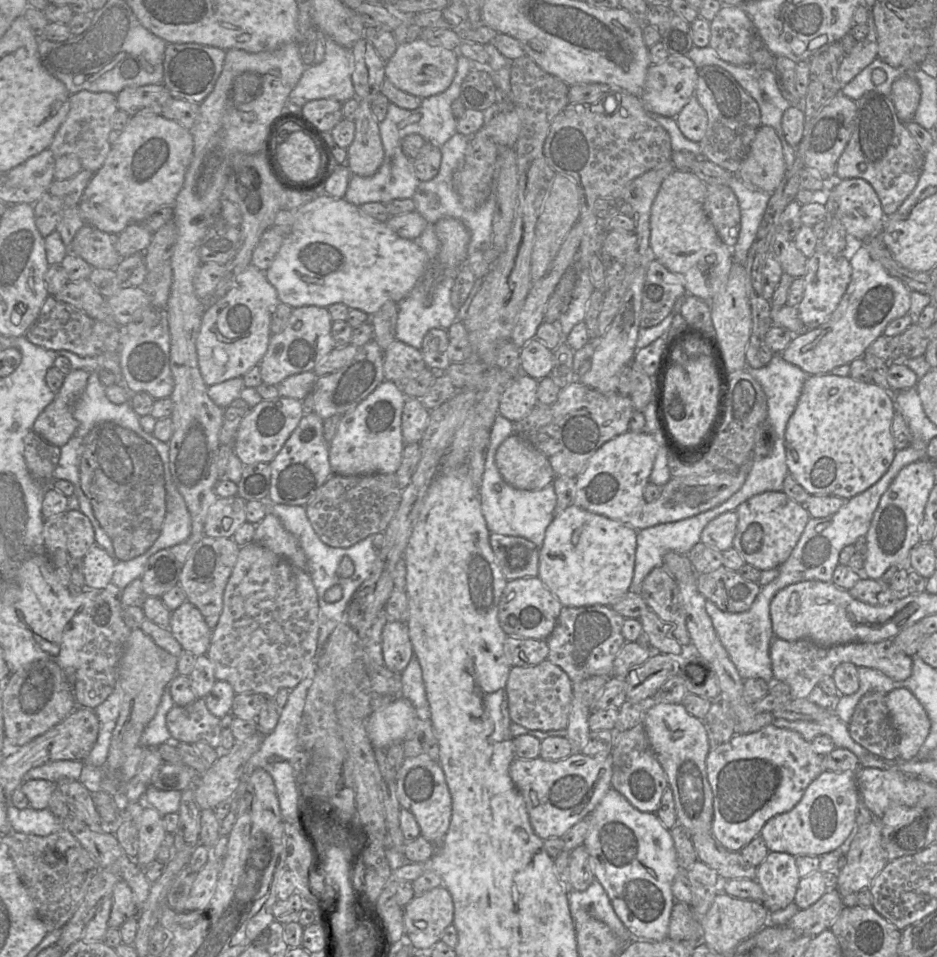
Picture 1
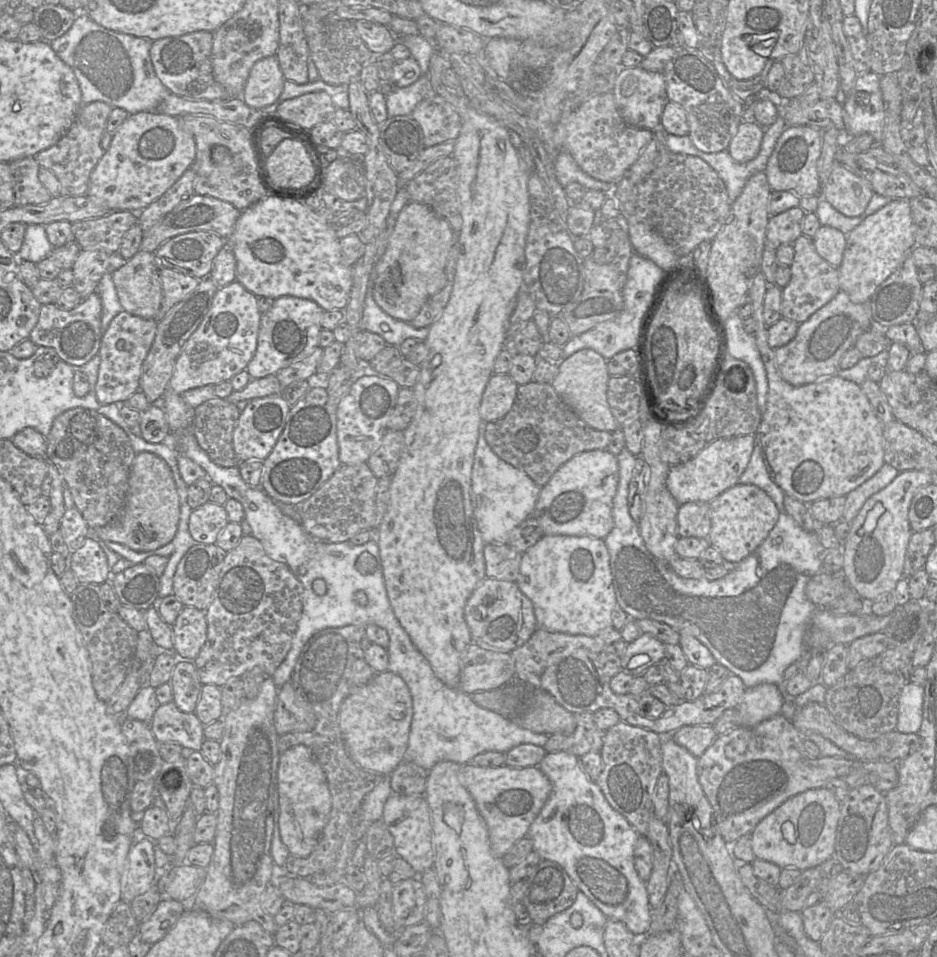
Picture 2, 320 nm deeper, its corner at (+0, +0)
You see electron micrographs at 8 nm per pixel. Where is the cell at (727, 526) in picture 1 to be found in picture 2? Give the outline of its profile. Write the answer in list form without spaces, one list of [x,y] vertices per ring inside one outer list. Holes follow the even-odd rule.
[[[687,502],[679,506],[677,514],[679,537],[707,538],[711,529],[708,502]]]

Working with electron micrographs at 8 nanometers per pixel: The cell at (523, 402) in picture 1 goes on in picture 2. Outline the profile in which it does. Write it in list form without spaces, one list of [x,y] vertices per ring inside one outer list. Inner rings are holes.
[[[494,373],[482,395],[480,417],[492,422],[503,418],[512,408],[517,396],[518,384],[507,374]]]

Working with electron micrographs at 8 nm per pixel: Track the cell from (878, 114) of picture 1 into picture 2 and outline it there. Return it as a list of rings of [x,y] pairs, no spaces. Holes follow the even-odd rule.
[[[869,71],[857,76],[844,106],[845,138],[871,134],[881,143],[885,125],[885,104],[880,88],[881,76]]]

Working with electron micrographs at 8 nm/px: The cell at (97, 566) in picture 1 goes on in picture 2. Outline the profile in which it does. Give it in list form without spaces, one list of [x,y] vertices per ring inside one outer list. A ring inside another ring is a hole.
[[[87,537],[80,548],[72,551],[68,567],[79,584],[103,584],[111,577],[107,556],[93,537]]]

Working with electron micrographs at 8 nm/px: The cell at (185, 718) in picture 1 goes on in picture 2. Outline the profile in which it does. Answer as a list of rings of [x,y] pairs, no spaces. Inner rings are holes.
[[[174,701],[160,705],[150,729],[158,742],[174,742],[186,751],[200,751],[205,740],[204,725],[195,712],[181,711]]]

